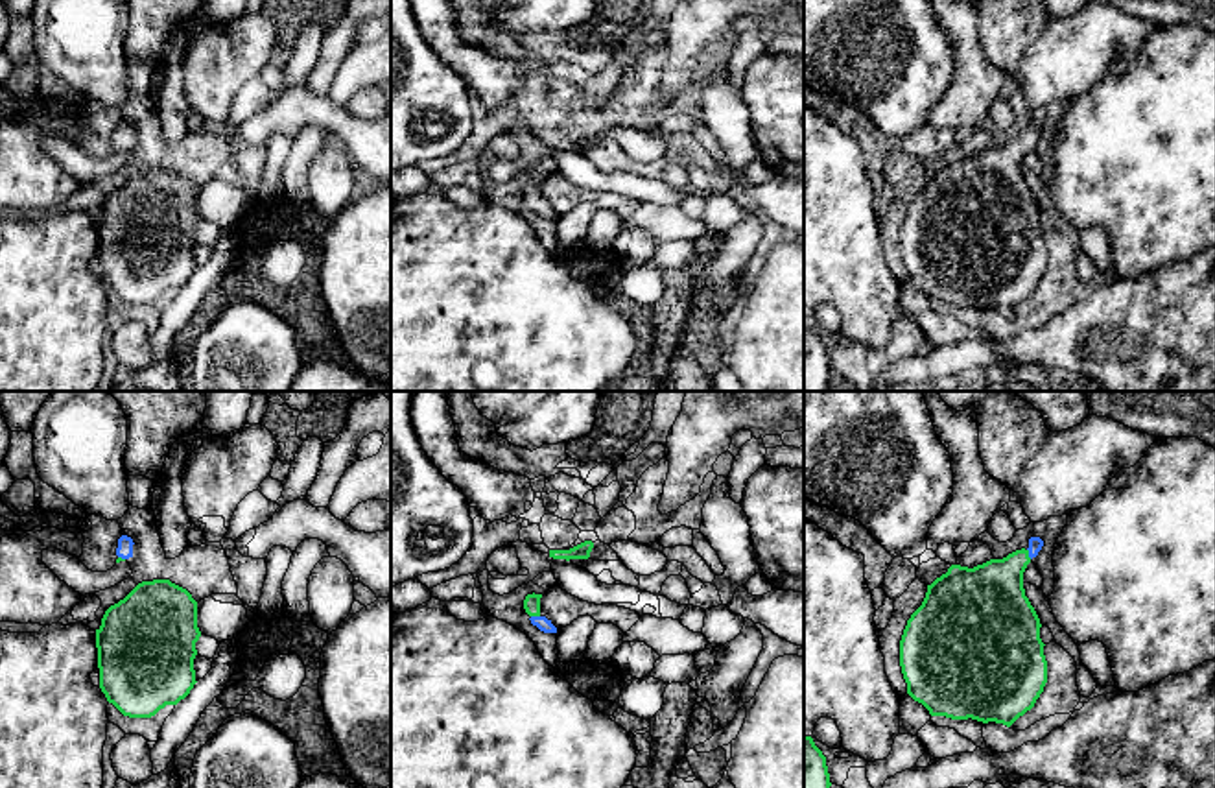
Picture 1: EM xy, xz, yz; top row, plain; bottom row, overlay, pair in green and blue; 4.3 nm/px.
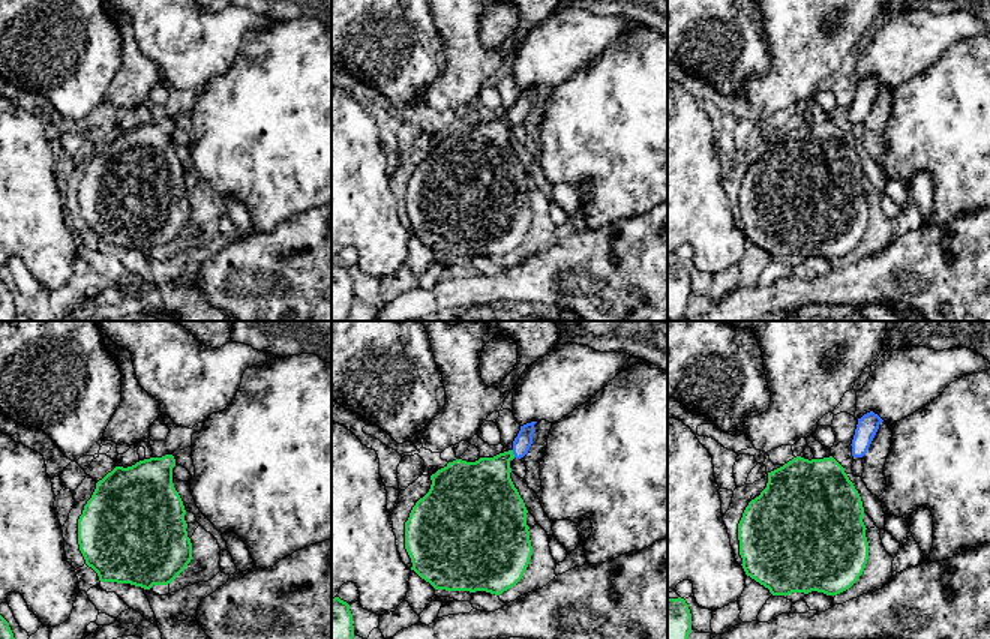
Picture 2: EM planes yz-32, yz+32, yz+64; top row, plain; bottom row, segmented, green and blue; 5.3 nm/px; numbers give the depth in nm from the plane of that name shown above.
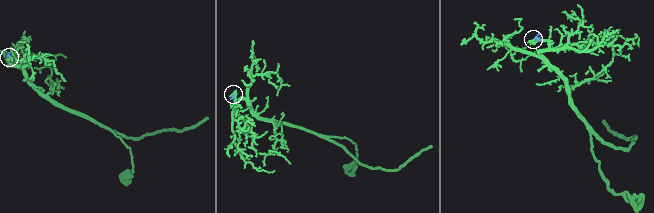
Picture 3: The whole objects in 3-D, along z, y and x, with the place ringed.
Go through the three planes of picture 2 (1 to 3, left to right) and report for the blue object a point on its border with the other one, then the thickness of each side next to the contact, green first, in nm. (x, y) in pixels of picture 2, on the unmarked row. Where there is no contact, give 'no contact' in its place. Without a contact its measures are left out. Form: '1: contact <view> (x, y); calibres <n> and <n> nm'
1: no contact
2: contact yz+32 (512, 117); calibres 320 and 90 nm
3: no contact

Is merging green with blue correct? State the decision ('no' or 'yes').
yes

